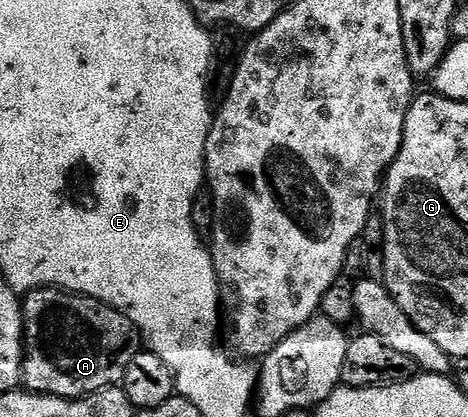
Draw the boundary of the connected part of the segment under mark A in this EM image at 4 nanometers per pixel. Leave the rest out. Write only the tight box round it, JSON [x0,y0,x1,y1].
[22,286,142,398]

